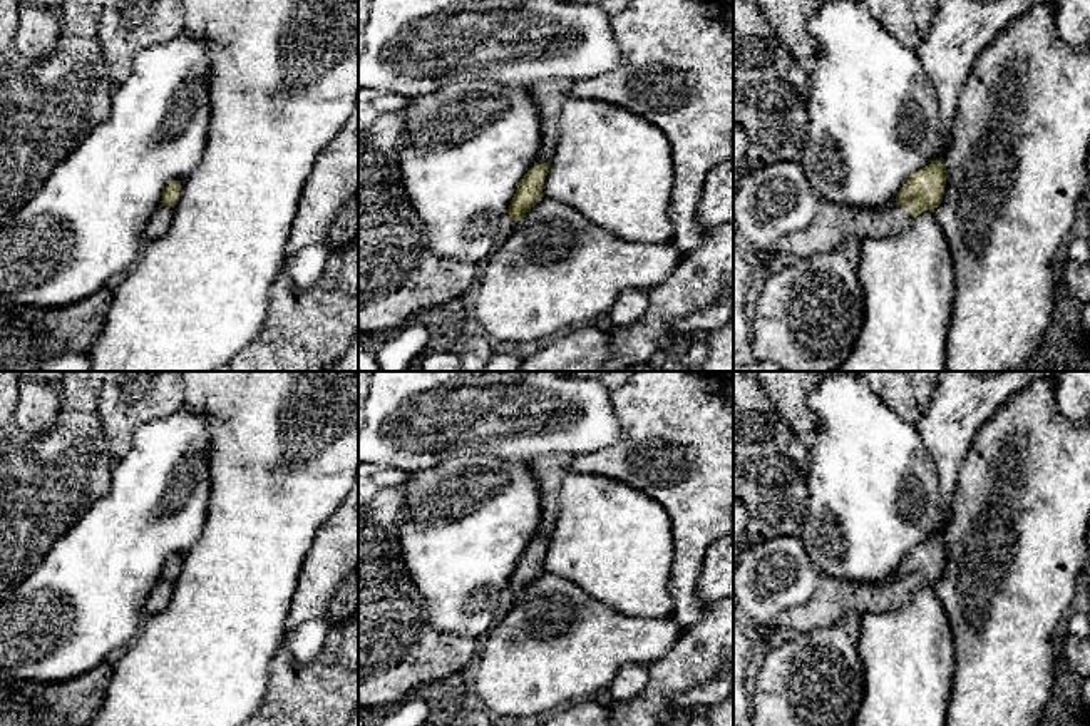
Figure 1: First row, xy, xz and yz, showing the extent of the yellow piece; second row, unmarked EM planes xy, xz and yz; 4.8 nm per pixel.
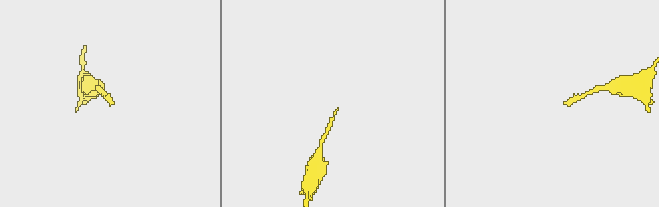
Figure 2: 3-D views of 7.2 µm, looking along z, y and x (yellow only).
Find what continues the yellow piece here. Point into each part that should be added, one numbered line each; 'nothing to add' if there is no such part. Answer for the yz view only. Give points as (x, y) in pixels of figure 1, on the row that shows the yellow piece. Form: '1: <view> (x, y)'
1: yz (832, 223)

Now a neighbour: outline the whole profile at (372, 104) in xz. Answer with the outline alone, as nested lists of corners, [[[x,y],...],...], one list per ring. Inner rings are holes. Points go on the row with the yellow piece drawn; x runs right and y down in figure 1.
[[[358,87],[358,132],[368,129],[382,114],[402,112],[410,97]]]

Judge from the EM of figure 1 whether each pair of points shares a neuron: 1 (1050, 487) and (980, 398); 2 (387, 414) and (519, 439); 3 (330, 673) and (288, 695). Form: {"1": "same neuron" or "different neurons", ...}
{"1": "different neurons", "2": "same neuron", "3": "same neuron"}

